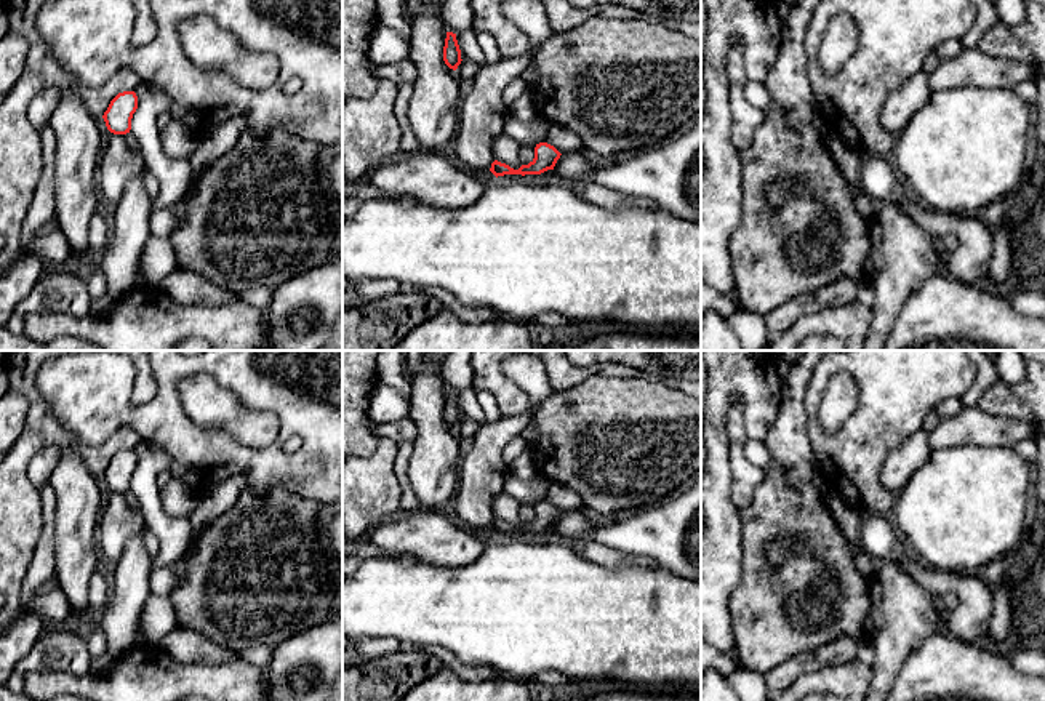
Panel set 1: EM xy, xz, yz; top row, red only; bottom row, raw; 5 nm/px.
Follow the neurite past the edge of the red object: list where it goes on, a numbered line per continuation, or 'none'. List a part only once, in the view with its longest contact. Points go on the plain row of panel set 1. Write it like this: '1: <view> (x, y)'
none

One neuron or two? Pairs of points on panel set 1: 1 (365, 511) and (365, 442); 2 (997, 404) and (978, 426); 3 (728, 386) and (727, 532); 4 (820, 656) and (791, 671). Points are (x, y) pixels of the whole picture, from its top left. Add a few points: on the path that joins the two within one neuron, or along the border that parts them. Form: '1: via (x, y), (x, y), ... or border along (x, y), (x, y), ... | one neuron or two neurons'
1: border along (380, 437), (375, 450), (359, 458) | two neurons
2: border along (976, 405), (994, 415), (1023, 418), (1026, 421) | two neurons
3: via (717, 423), (717, 495) | one neuron
4: via (813, 661), (797, 666) | one neuron

